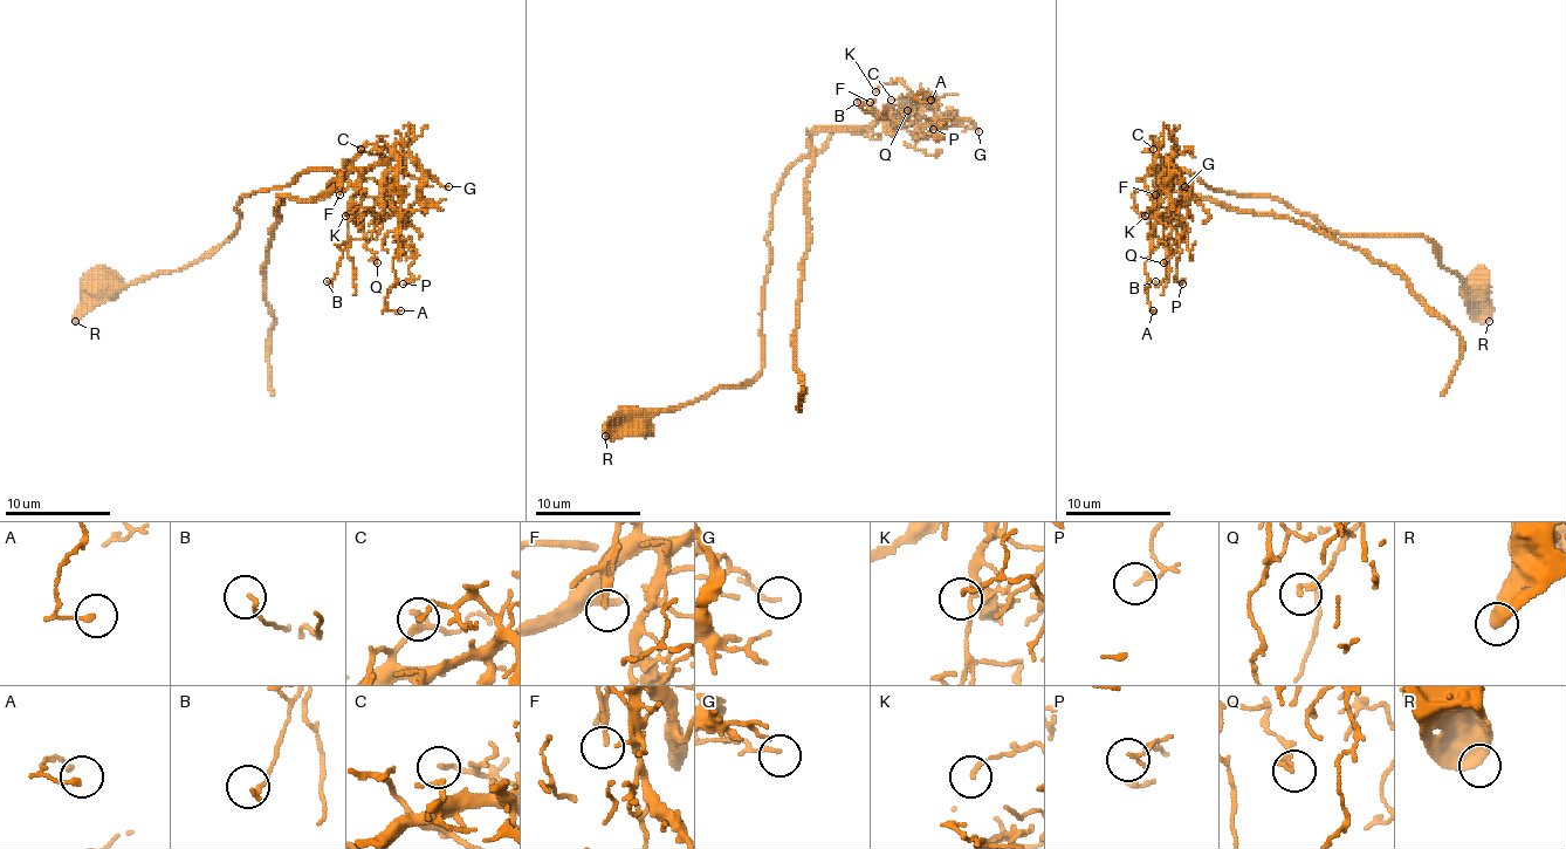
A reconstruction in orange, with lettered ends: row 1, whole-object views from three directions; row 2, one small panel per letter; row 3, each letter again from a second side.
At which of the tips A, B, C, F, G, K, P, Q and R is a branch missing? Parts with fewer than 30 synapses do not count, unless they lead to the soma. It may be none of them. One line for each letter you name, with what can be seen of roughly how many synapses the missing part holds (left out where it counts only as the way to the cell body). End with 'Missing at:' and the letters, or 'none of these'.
Missing at: none of these

